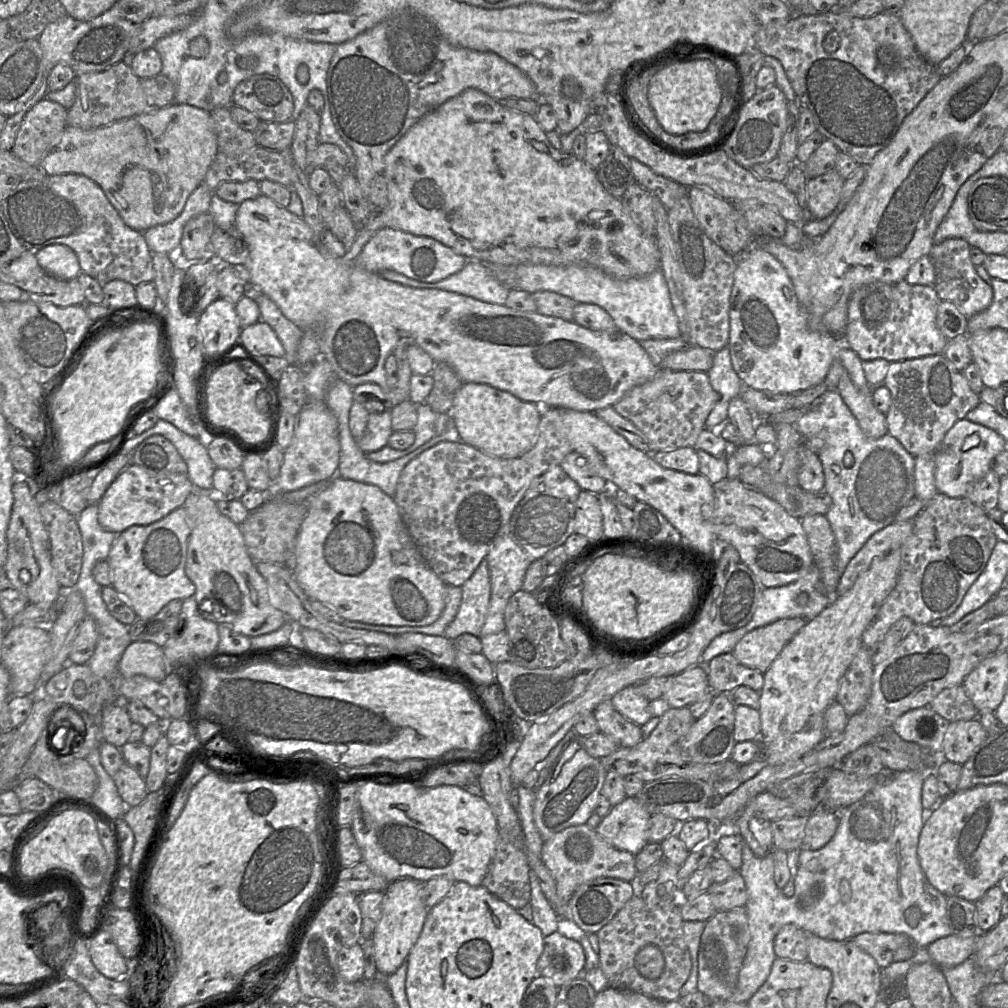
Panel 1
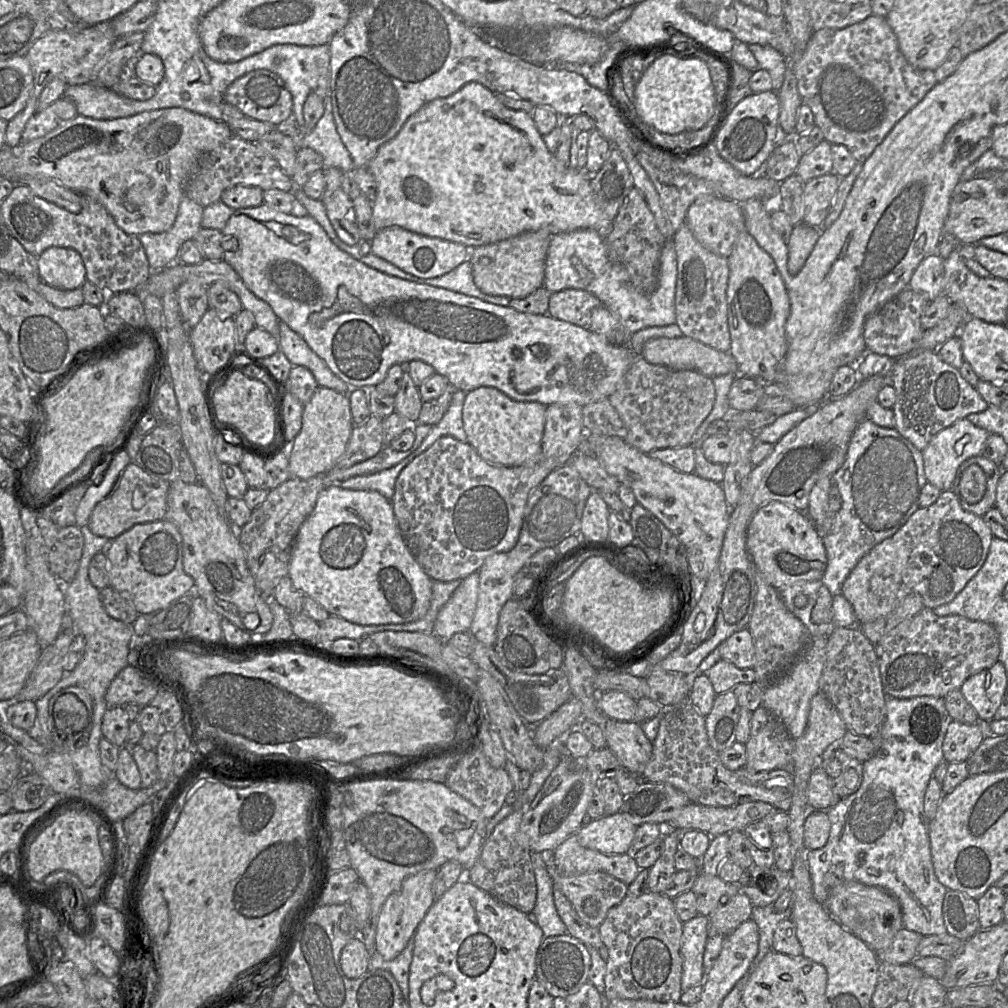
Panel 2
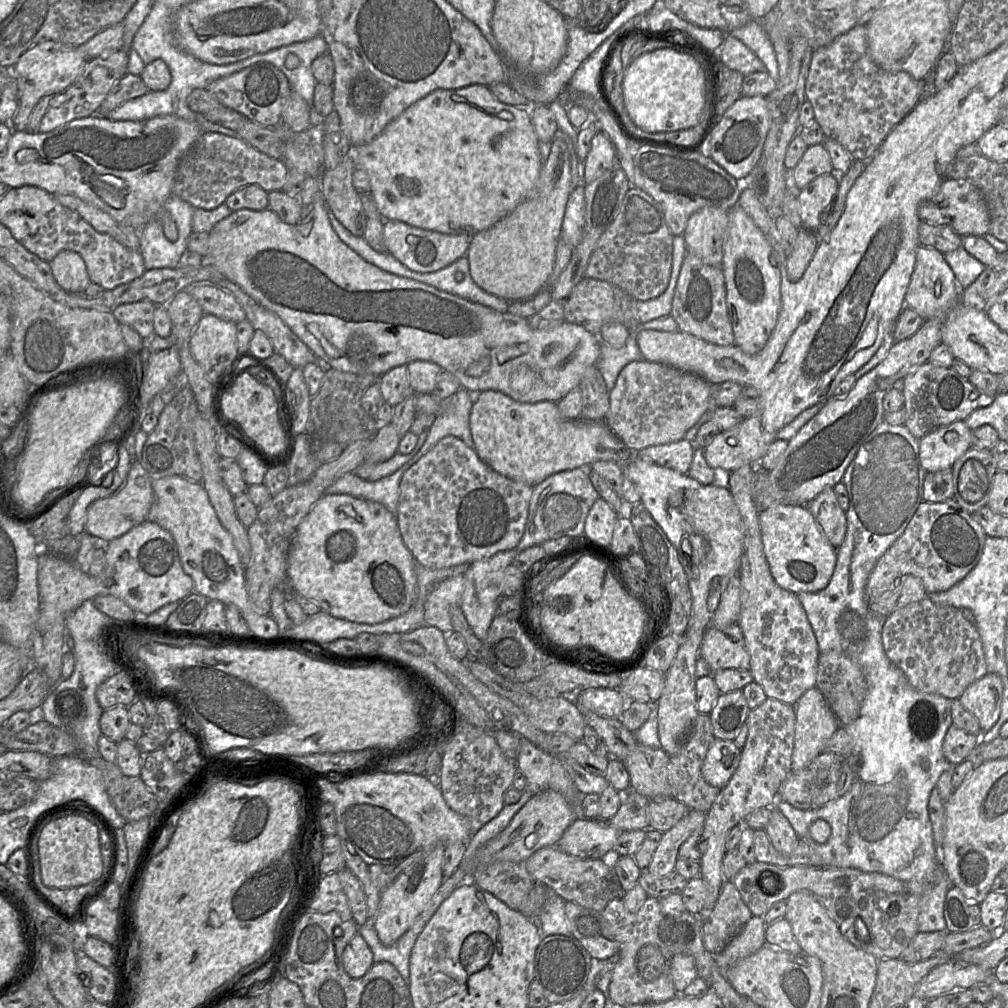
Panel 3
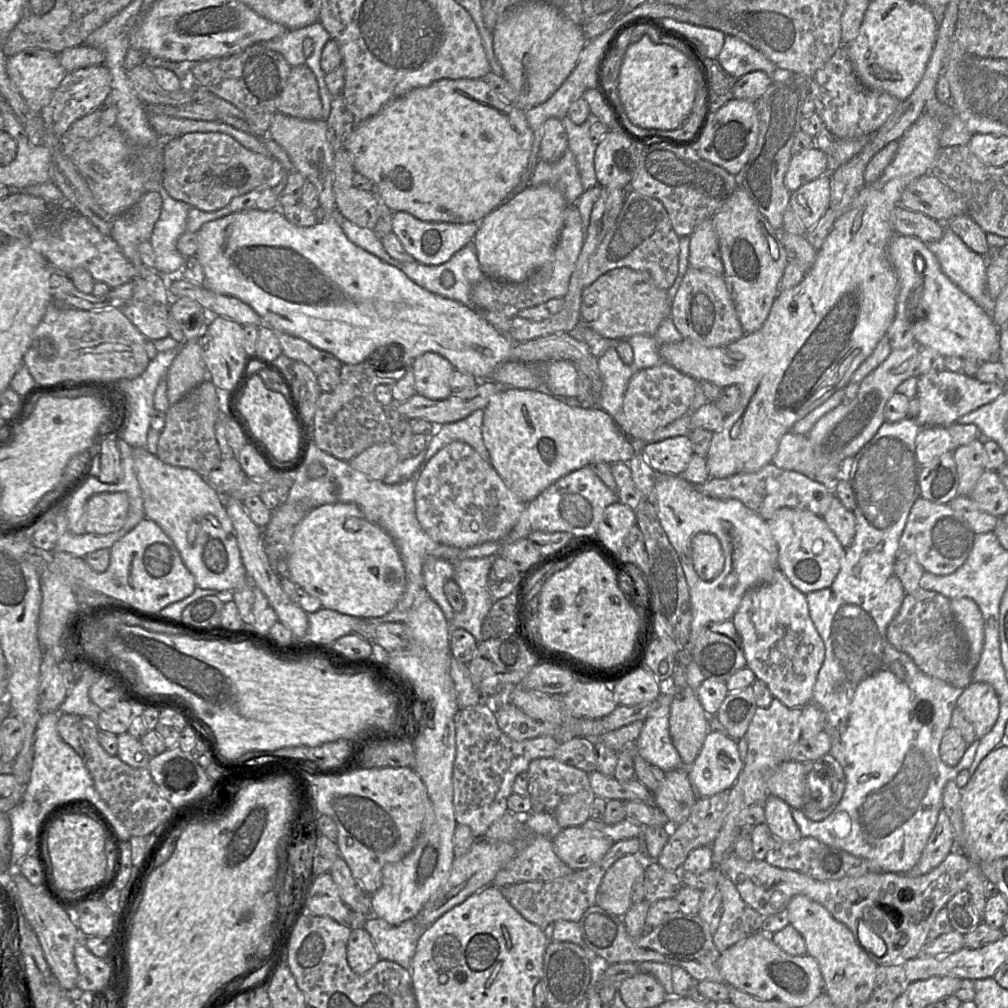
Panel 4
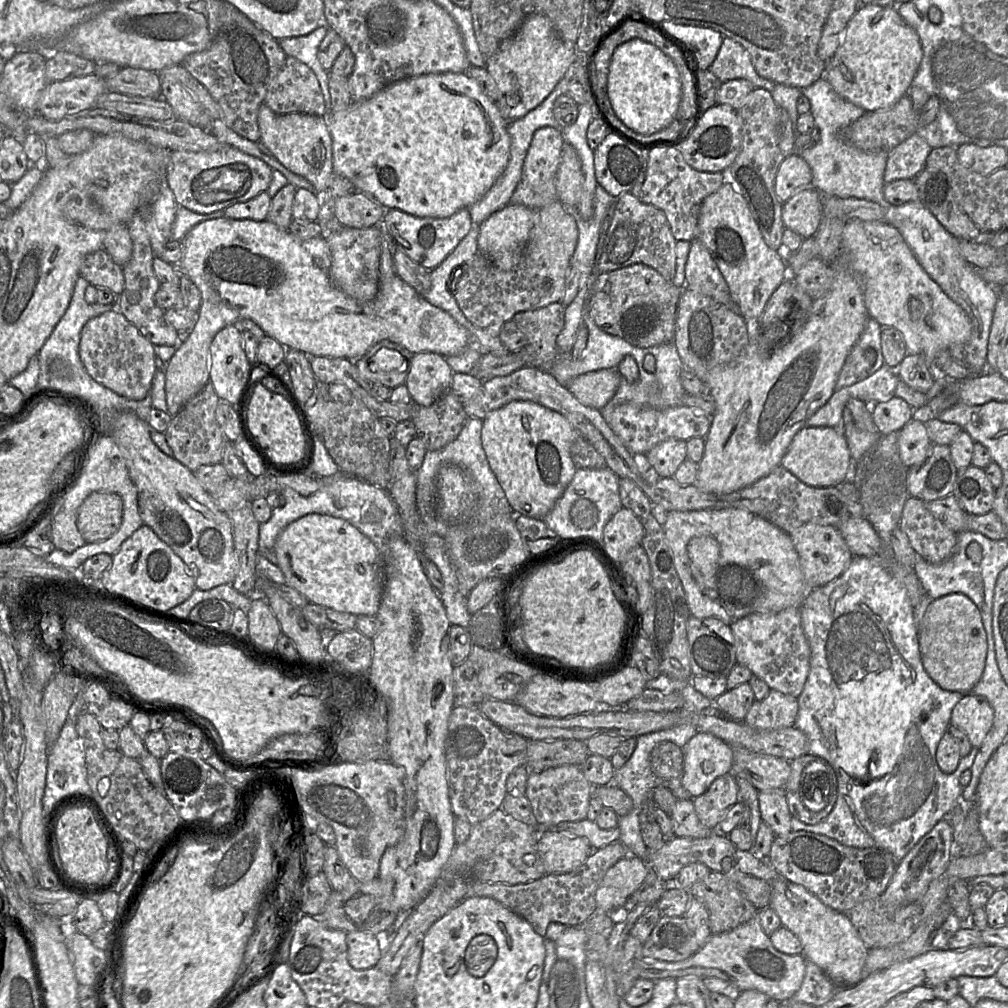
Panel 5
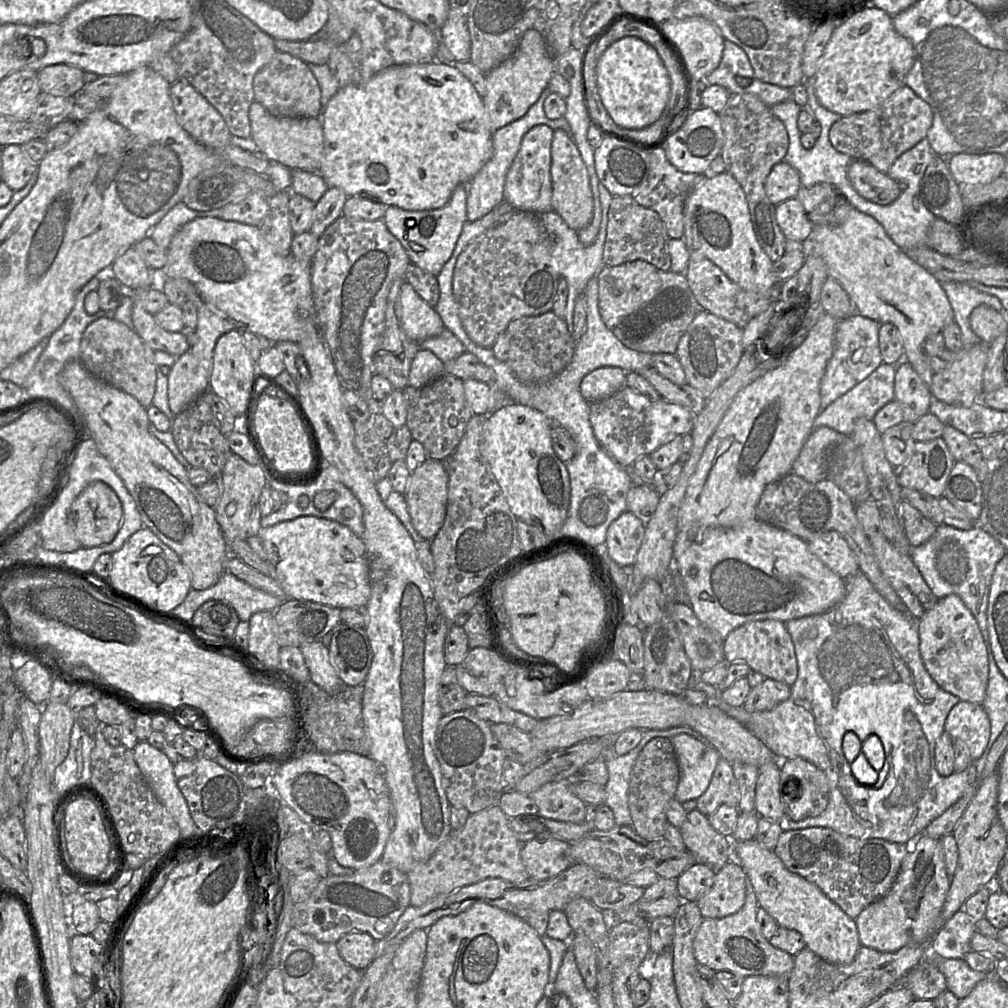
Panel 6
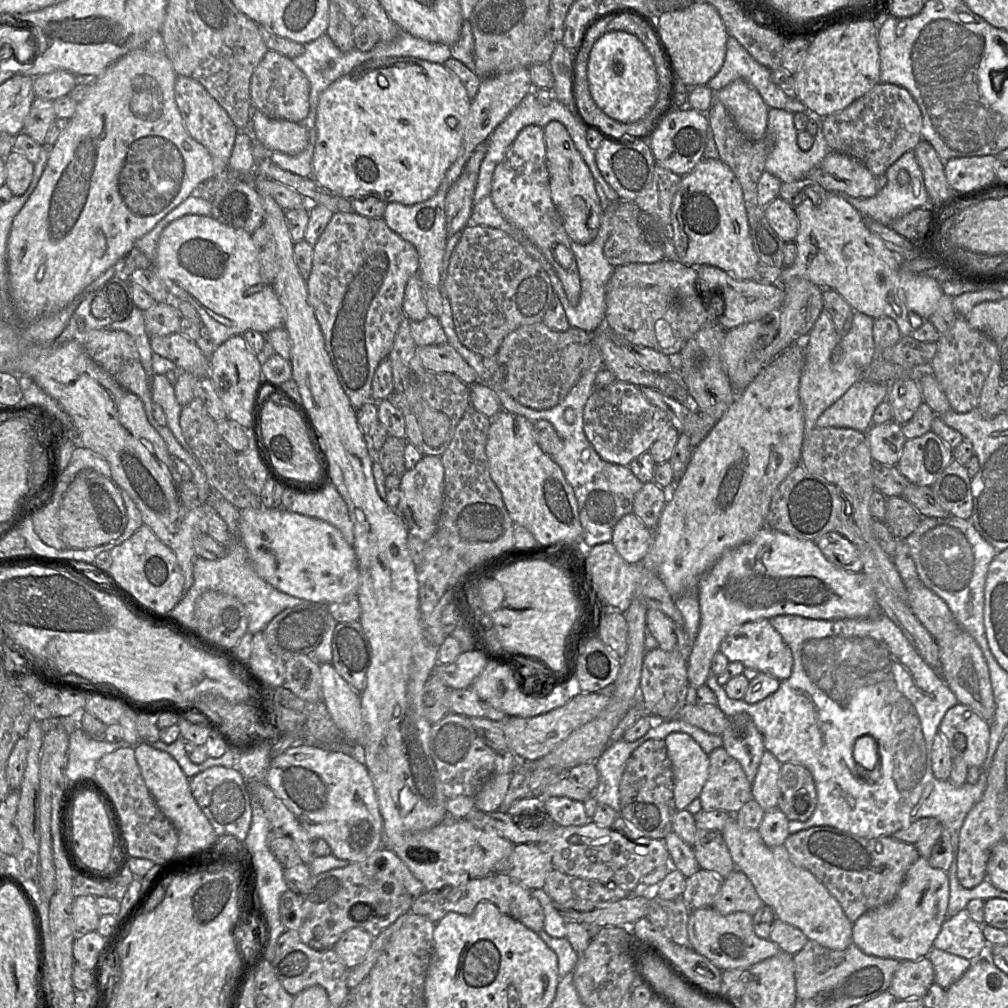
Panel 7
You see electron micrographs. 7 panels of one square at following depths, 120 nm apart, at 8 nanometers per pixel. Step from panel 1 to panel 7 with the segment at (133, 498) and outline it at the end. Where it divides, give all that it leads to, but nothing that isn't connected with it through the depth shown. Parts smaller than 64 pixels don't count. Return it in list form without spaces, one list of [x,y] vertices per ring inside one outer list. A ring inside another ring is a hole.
[[[91,468],[80,470],[63,494],[59,509],[62,540],[67,548],[87,550],[119,538],[127,525],[127,510],[115,483]]]

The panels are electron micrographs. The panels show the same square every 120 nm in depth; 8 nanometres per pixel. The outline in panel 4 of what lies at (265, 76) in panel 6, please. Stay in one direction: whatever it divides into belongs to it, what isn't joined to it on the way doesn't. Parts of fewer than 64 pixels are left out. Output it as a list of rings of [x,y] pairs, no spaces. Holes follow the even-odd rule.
[[[305,65],[291,67],[276,110],[302,120],[321,119],[322,101],[316,77],[311,69]]]

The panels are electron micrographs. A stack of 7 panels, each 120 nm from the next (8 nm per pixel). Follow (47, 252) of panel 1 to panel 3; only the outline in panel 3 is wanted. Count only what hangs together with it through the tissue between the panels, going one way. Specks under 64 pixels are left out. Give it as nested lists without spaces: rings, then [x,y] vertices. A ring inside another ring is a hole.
[[[63,250],[49,261],[52,274],[65,291],[84,294],[90,278],[83,258],[74,251]]]

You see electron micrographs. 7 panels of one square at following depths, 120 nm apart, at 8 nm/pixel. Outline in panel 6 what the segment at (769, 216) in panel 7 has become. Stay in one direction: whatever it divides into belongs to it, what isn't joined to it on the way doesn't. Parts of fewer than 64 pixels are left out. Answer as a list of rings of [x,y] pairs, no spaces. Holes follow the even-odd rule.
[[[796,197],[778,204],[775,214],[777,223],[786,239],[803,242],[809,237],[814,224]]]

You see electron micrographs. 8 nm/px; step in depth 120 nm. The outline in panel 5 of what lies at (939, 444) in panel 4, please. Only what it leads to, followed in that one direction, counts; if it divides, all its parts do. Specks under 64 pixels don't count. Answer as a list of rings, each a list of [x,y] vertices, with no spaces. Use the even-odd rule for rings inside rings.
[[[911,419],[897,433],[898,453],[902,463],[907,468],[921,463],[933,445],[927,435],[925,423]]]

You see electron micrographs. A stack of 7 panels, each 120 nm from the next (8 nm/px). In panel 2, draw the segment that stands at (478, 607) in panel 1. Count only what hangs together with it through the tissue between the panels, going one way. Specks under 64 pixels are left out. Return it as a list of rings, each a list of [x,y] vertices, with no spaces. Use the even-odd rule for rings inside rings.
[[[478,571],[462,579],[435,620],[433,633],[440,640],[448,641],[456,633],[469,632],[476,610],[478,590]]]

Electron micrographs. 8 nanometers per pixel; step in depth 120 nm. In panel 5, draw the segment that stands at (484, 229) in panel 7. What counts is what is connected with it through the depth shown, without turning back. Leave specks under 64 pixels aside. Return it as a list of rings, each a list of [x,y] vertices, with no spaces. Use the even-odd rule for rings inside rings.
[[[554,201],[535,211],[534,225],[523,249],[520,261],[510,270],[495,266],[481,252],[477,252],[469,261],[457,268],[453,283],[453,294],[464,316],[477,328],[492,336],[499,336],[504,323],[522,311],[536,310],[554,302],[560,302],[564,292],[571,257],[578,242],[578,226],[575,218],[569,214],[560,201]]]

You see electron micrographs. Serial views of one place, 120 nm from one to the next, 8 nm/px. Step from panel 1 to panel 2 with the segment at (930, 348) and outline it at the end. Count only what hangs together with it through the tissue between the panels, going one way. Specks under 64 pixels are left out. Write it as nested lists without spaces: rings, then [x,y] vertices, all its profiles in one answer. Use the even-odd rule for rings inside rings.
[[[907,287],[869,315],[863,327],[867,351],[886,355],[892,359],[905,356],[913,351],[925,331],[921,327],[920,317],[928,303],[929,299],[926,296]]]

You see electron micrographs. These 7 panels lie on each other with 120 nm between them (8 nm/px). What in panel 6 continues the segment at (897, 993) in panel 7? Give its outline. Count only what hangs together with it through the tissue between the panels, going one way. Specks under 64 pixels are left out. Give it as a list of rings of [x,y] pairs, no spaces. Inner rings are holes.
[[[927,955],[896,986],[909,989],[915,999],[934,1000],[947,989],[947,982],[937,964]]]

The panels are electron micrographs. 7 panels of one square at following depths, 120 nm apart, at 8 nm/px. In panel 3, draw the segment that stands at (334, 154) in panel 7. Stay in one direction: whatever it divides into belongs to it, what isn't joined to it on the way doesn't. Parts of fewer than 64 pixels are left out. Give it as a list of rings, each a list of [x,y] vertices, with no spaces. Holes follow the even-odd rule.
[[[481,84],[452,90],[437,89],[431,92],[405,109],[371,142],[352,147],[352,149],[355,168],[361,168],[368,174],[372,196],[384,220],[400,221],[416,228],[450,235],[469,234],[472,236],[507,216],[534,188],[543,166],[539,153],[539,140],[531,121],[530,110],[500,102],[487,86]]]

